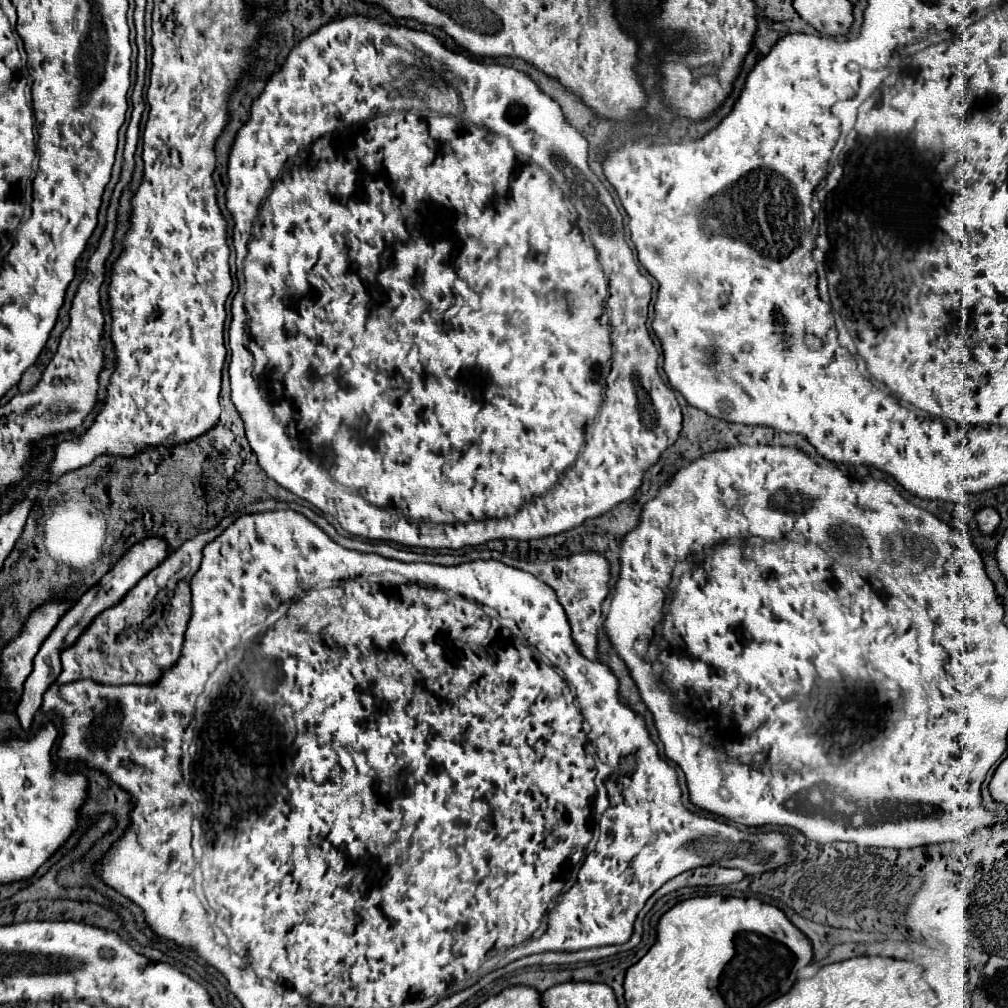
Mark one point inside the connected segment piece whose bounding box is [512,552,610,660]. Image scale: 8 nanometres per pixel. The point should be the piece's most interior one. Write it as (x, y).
(582, 581)

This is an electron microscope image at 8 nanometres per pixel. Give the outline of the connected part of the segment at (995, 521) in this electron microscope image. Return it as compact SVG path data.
M982 508L982 510L976 512L974 518L978 522L980 532L986 534L986 536L994 534L998 530L998 526L1000 526L1000 514L994 508Z

